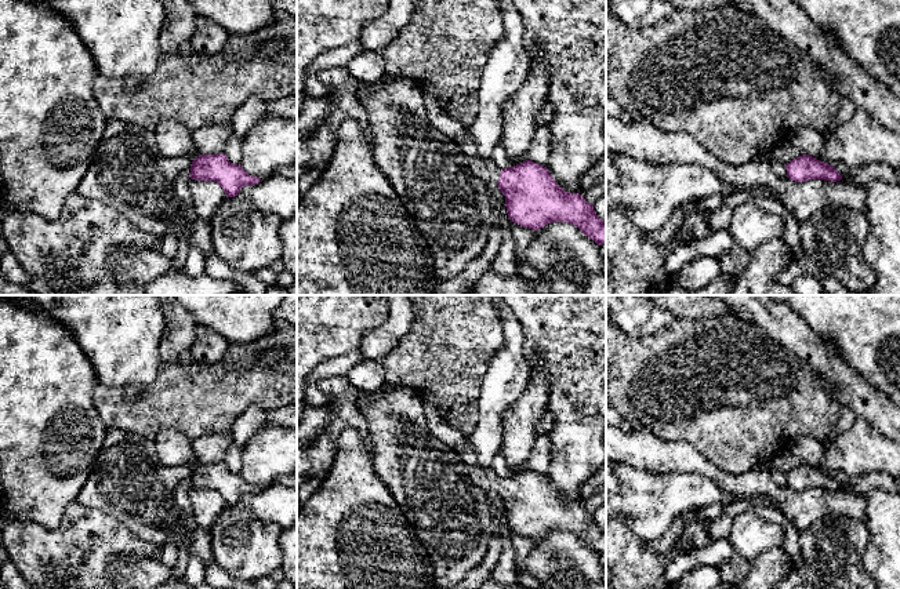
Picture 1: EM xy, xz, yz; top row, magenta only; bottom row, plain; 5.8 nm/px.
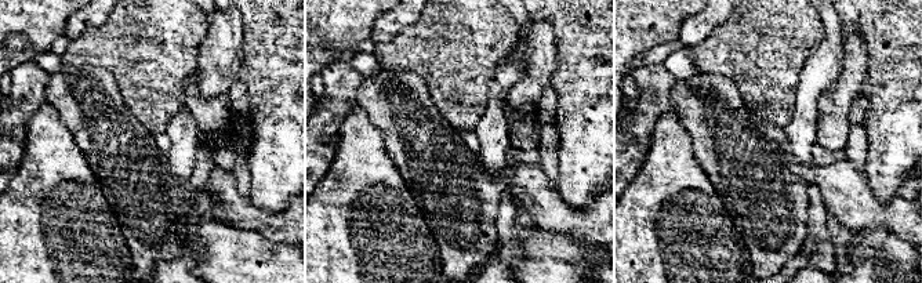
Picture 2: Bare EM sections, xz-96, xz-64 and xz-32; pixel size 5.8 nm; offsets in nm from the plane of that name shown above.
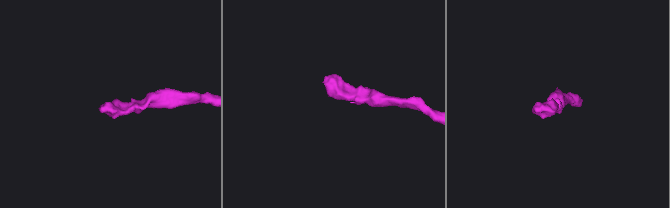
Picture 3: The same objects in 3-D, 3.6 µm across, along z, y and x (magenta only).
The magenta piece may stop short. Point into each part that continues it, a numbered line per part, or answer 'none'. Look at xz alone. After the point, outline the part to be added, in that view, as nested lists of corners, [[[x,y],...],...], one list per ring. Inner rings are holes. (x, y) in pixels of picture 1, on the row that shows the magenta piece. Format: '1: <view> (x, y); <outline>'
1: xz (489, 171); [[[467,132],[464,137],[454,139],[462,152],[473,161],[473,172],[487,183],[497,183],[500,181],[501,168],[493,161],[480,161],[478,148],[473,138]]]

